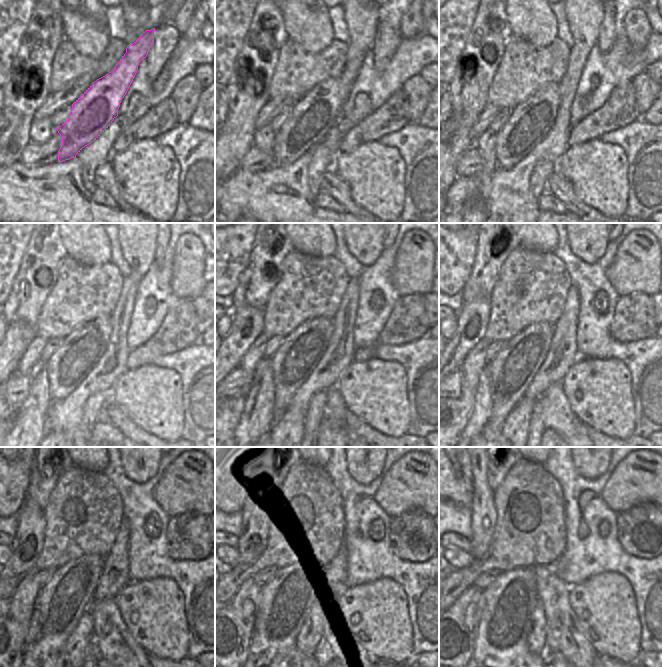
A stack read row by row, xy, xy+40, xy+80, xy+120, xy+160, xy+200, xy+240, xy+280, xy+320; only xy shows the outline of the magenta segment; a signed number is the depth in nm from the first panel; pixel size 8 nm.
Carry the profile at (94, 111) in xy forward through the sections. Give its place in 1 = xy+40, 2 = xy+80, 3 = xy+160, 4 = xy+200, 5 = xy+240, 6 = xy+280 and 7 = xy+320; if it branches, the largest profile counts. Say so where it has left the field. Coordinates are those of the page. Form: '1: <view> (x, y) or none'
1: xy+40 (312, 116)
2: xy+80 (531, 121)
3: xy+160 (300, 353)
4: xy+200 (512, 370)
5: xy+240 (60, 603)
6: xy+280 (282, 605)
7: xy+320 (503, 616)

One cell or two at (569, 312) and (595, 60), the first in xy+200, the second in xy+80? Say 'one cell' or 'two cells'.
two cells

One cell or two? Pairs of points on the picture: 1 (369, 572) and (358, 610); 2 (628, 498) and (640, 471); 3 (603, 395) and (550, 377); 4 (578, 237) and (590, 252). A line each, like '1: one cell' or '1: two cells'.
1: two cells
2: one cell
3: two cells
4: one cell

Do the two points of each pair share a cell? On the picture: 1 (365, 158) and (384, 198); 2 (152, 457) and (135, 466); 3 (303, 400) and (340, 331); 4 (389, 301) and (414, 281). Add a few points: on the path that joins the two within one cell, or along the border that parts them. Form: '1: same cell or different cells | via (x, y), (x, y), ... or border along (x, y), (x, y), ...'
1: same cell | via (370, 168), (375, 174), (376, 184), (379, 188)
2: same cell | via (147, 457), (141, 457), (137, 461)
3: same cell | via (315, 383), (318, 369), (331, 356), (334, 348)
4: different cells | border along (392, 271), (392, 286), (400, 295)

